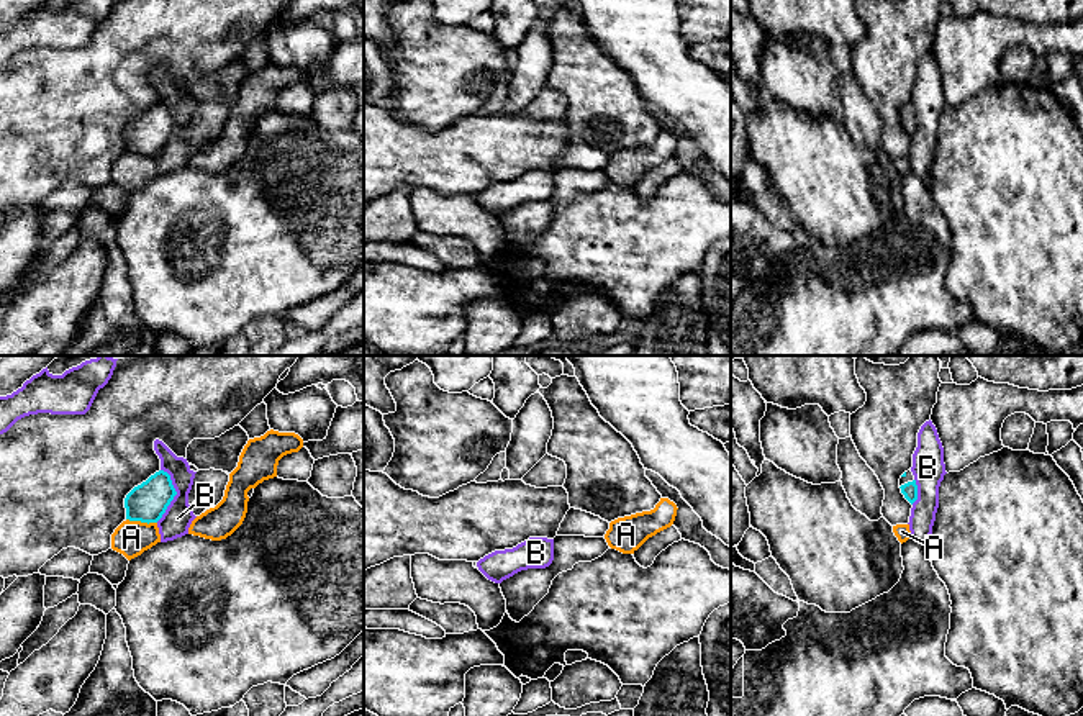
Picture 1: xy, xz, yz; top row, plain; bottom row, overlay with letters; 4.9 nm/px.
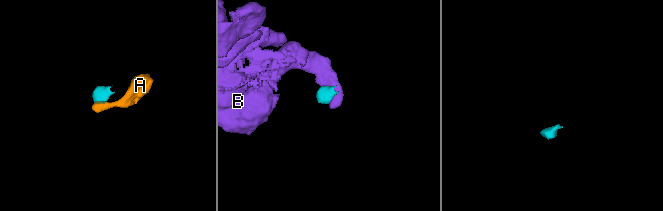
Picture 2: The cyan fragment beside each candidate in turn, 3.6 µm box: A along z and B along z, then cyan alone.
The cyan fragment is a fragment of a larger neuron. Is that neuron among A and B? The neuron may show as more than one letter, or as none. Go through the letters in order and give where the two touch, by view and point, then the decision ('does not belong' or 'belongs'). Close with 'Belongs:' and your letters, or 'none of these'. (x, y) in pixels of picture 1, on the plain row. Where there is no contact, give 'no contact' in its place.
A: meets cyan in xy at (141, 154); does not belong
B: meets cyan in xy at (176, 126); does not belong
Belongs: none of these

